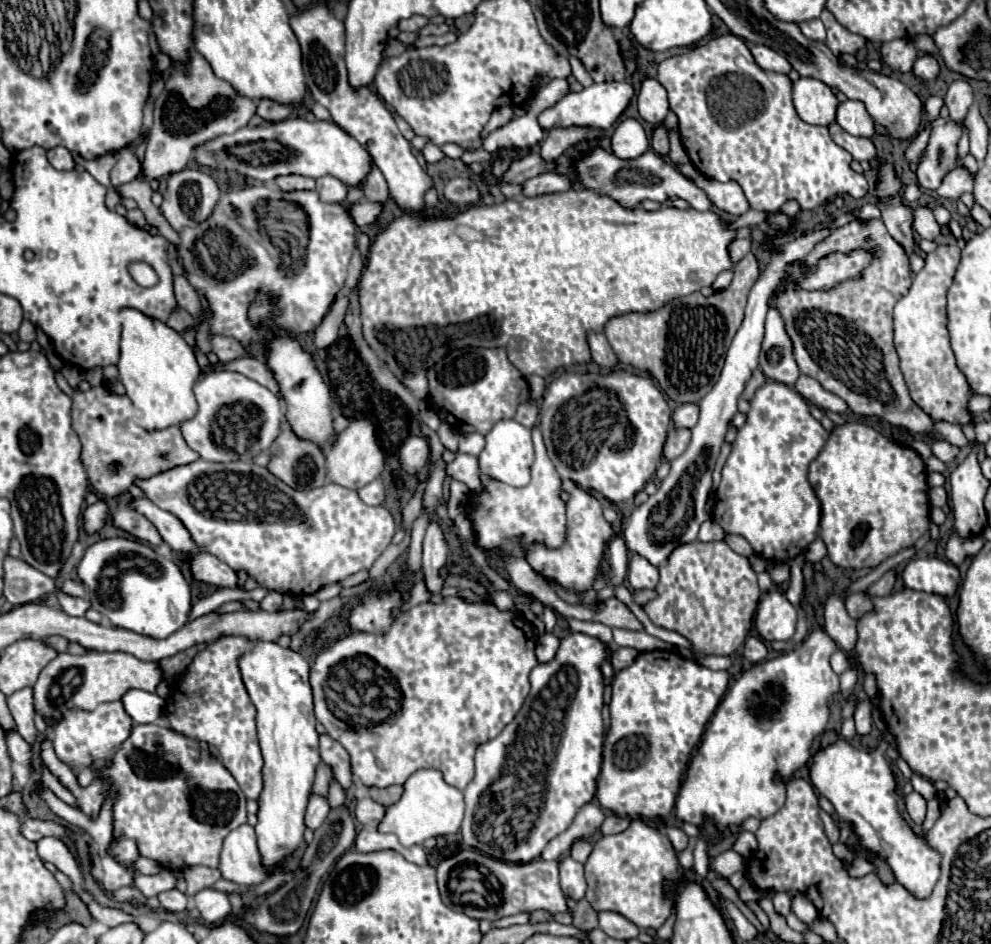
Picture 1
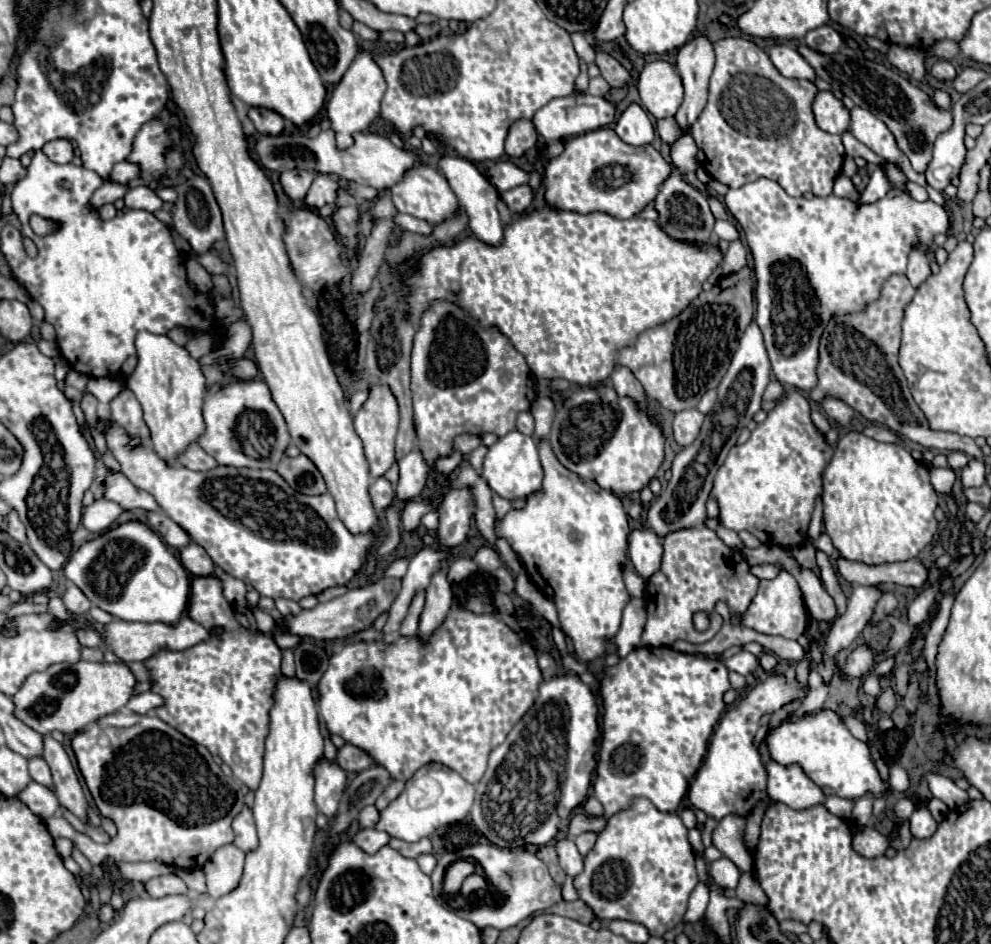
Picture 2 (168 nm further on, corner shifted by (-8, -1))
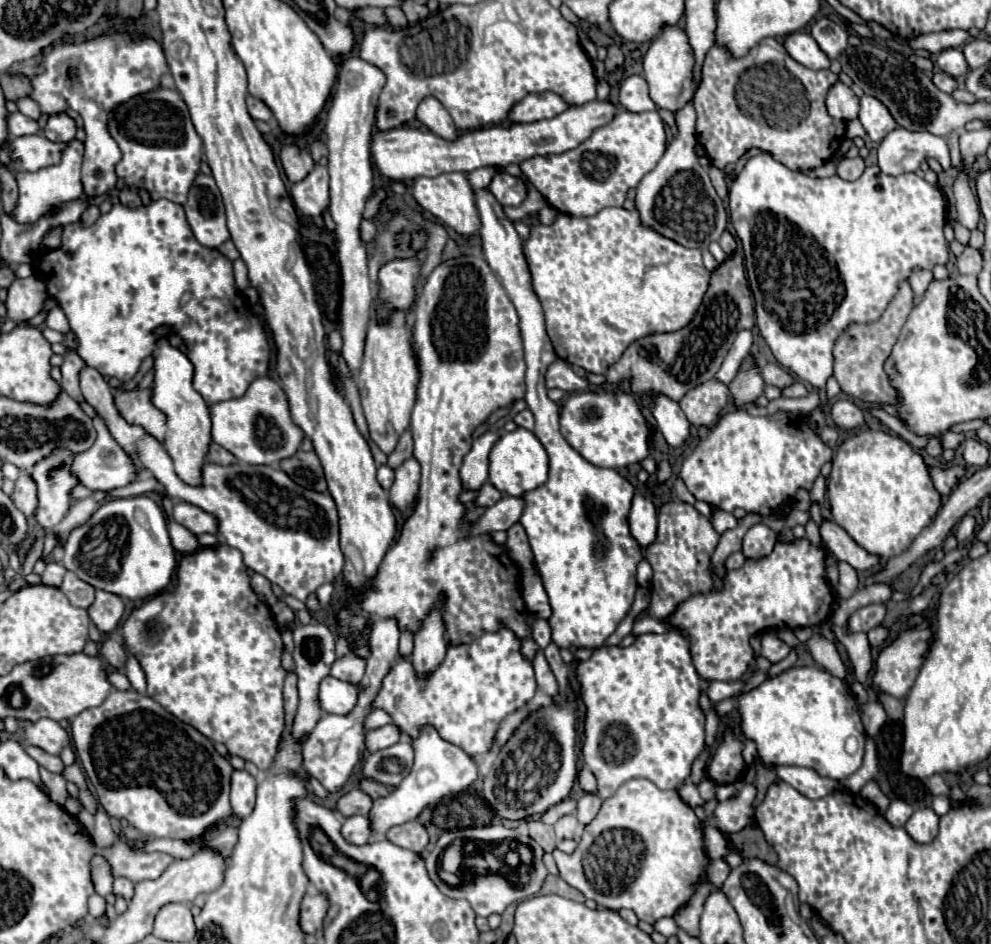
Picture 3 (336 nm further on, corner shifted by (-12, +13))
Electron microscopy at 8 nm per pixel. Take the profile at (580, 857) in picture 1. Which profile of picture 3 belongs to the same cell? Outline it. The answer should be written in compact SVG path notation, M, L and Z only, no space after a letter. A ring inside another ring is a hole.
M585 793L577 803L577 819L581 825L589 825L601 809L601 799L595 793Z

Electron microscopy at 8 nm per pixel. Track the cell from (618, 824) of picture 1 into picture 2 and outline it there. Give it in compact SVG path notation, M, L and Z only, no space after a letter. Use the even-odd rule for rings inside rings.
M577 813L577 815L571 815L571 819L569 819L569 837L577 837L583 831L599 833L603 827L605 827L603 817L597 819L597 817L587 817L587 815Z

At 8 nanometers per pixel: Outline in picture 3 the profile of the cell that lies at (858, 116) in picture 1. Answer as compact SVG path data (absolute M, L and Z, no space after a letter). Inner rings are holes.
M861 97L861 109L859 109L859 121L863 123L867 135L879 143L883 137L887 137L897 125L891 113L887 113L887 107L875 99L875 97Z

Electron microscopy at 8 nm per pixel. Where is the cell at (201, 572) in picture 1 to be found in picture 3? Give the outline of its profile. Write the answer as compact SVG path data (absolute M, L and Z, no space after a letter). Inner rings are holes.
M175 521L169 523L169 537L177 553L195 553L199 549L197 535L193 535L189 529L185 529Z

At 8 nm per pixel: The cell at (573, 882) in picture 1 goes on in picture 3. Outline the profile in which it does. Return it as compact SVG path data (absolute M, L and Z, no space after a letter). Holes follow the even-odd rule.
M575 815L561 817L561 819L555 823L555 833L557 833L559 839L577 839L577 837L579 837L577 817L575 817Z

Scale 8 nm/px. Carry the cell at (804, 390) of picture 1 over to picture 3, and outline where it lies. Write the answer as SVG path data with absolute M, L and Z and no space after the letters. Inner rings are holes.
M839 399L831 405L831 417L833 417L835 425L841 429L855 429L855 427L863 425L861 409L847 399Z

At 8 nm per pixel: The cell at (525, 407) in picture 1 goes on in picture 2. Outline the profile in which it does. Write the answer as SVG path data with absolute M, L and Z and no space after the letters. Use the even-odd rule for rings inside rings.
M523 411L519 417L517 417L517 431L523 431L523 435L533 435L533 429L535 429L535 419L529 411Z

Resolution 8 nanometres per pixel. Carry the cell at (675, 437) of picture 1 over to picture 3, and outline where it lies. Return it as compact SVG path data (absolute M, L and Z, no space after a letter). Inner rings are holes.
M711 379L695 389L691 389L681 401L687 421L693 427L711 427L719 419L719 411L727 405L727 385Z

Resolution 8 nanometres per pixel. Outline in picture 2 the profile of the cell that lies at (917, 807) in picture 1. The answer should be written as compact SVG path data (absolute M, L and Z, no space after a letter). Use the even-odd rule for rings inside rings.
M919 807L909 819L909 829L915 839L929 839L937 829L937 821L931 817L927 807Z

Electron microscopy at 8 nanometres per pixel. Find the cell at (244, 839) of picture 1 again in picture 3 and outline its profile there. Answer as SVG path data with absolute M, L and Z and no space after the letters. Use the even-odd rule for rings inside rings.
M233 771L231 807L237 819L245 819L255 807L255 779L247 771Z

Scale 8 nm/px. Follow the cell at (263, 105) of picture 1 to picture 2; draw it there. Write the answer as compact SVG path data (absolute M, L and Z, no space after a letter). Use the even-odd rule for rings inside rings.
M251 107L247 111L249 119L253 121L255 129L261 133L261 135L279 135L285 127L285 119L281 115L277 115L275 111L269 111L269 109L259 109L259 107Z

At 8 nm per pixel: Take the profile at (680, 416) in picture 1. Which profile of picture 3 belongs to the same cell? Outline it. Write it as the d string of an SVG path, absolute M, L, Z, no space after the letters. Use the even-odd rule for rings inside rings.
M751 331L739 333L739 337L735 339L735 345L729 349L729 353L727 353L721 369L719 369L717 375L715 375L717 381L729 383L729 381L735 377L735 373L737 373L743 357L745 357L745 355L749 353L749 349L751 349L751 341L753 341L753 339L751 339Z

